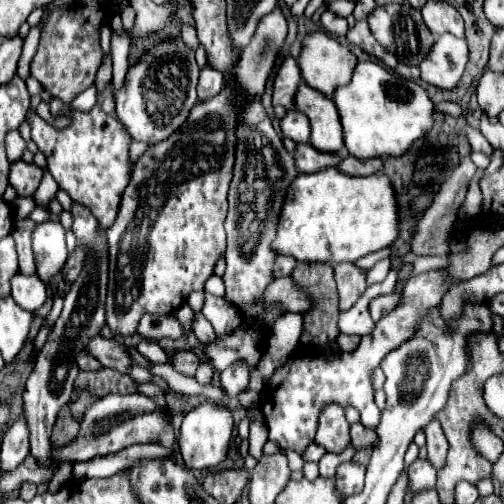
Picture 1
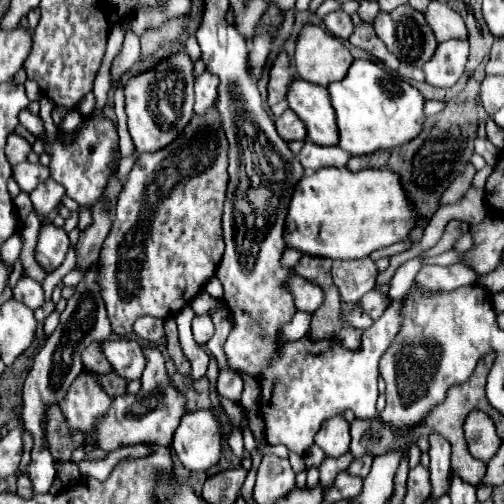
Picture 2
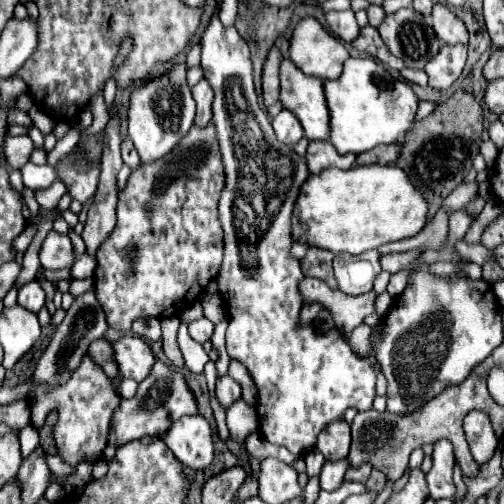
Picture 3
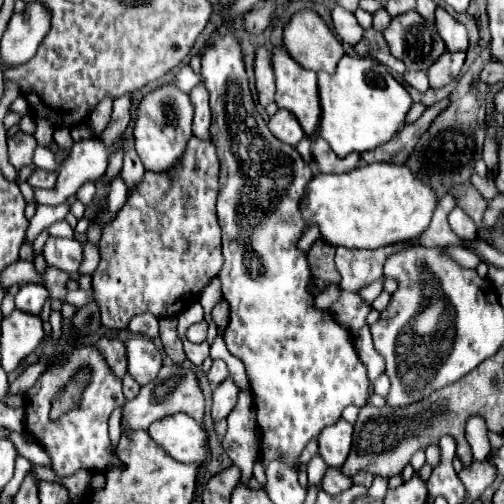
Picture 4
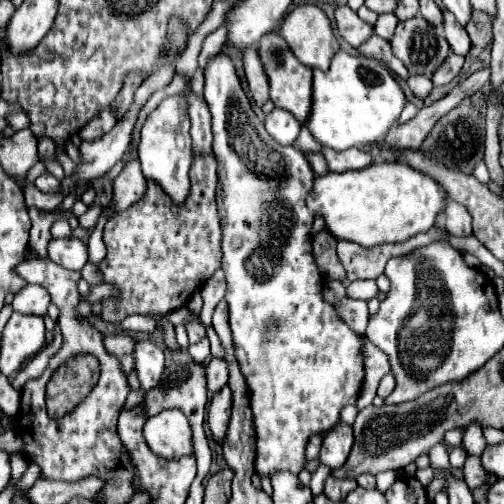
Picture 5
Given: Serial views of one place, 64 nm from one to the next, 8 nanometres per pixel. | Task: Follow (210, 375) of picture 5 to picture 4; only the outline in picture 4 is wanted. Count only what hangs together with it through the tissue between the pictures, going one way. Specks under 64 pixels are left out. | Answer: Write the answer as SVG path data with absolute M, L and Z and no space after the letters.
M214 360L212 368L210 368L210 372L208 372L208 380L210 380L212 384L220 384L220 382L226 380L226 378L228 378L226 362L222 362L222 360Z

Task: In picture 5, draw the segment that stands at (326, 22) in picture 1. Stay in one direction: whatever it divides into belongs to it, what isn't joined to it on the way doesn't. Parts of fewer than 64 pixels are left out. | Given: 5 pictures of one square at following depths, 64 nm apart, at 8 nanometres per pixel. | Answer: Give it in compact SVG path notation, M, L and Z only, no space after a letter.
M338 6L334 16L336 16L336 24L338 24L340 36L354 48L358 48L374 32L374 28L370 24L362 22L358 18L358 14L354 10L350 10L348 6Z

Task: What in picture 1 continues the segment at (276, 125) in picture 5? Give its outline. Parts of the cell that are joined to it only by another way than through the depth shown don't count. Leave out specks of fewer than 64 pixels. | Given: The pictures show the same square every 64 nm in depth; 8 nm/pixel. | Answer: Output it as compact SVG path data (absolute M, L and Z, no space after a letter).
M288 110L286 116L282 118L280 126L282 126L282 134L286 138L294 140L296 144L310 140L310 124L308 124L308 118L302 112Z

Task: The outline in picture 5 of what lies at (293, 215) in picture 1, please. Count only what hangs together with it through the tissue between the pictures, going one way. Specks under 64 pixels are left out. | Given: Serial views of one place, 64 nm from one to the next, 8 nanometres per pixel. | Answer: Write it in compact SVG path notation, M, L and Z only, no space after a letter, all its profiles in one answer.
M372 162L360 170L316 176L306 204L314 216L324 218L326 230L336 240L348 240L372 248L404 242L420 232L428 232L438 212L444 208L444 198L438 182L416 172L406 162Z

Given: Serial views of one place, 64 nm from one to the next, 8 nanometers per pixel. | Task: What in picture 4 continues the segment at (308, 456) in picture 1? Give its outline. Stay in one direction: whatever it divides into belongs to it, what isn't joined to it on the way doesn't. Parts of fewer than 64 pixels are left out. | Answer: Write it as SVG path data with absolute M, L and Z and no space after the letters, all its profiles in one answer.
M314 454L312 460L308 462L308 482L320 486L320 480L322 480L322 476L324 476L326 470L328 470L328 466L326 466L326 462L320 458L320 454Z

